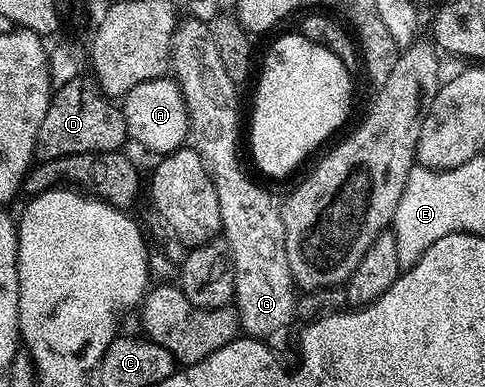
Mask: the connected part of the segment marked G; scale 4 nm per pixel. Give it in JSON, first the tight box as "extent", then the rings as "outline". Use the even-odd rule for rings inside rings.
{"extent":[170,19,298,346],"outline":[[[184,19],[176,26],[175,33],[172,34],[172,56],[170,58],[171,76],[180,84],[180,90],[184,96],[184,102],[188,108],[188,127],[190,130],[191,140],[194,142],[194,148],[204,161],[204,165],[208,168],[208,173],[212,176],[212,182],[216,188],[218,195],[218,207],[220,208],[220,227],[222,230],[223,240],[228,242],[230,247],[230,255],[232,256],[232,266],[236,268],[236,295],[234,298],[235,308],[240,314],[240,328],[249,337],[255,337],[269,346],[284,345],[288,341],[288,328],[292,325],[292,320],[297,320],[296,300],[298,298],[298,289],[292,279],[290,271],[290,263],[286,259],[286,227],[284,226],[284,215],[279,204],[272,202],[272,197],[260,185],[255,185],[250,178],[244,174],[244,169],[240,166],[240,161],[236,158],[236,140],[240,137],[240,105],[236,102],[237,82],[230,79],[230,75],[226,75],[226,63],[222,63],[222,55],[218,55],[218,43],[214,43],[214,35],[211,28],[203,21],[193,21]]]}

